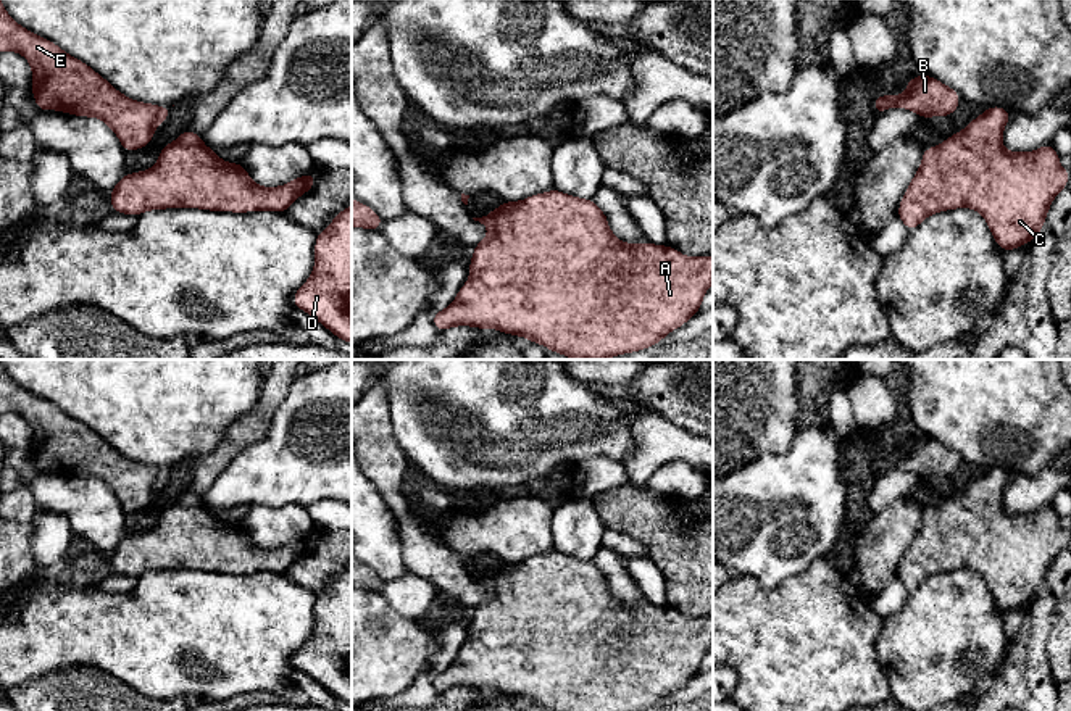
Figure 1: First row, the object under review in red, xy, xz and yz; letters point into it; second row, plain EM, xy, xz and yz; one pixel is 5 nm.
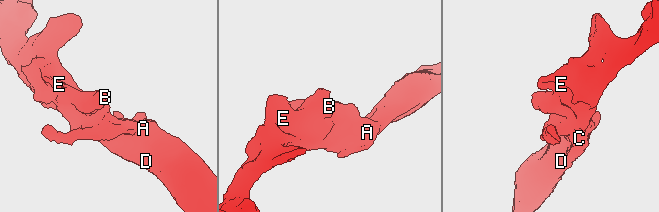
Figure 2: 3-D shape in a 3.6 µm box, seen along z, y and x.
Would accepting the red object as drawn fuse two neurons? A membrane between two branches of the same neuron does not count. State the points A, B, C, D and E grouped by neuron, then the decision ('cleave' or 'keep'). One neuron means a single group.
A B C D E; keep

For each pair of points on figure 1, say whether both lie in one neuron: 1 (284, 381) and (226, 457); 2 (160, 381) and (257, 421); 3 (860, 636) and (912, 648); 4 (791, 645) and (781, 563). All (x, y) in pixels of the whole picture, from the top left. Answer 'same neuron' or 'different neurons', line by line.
1: same neuron
2: different neurons
3: different neurons
4: different neurons

